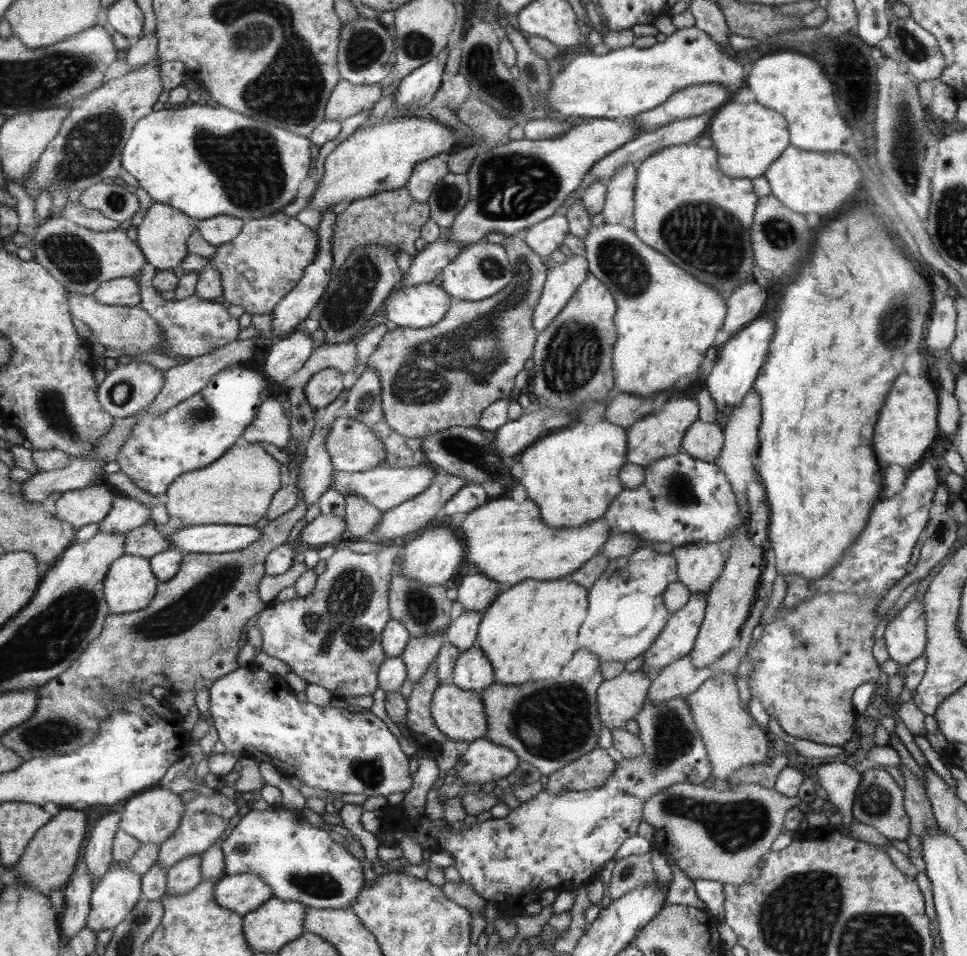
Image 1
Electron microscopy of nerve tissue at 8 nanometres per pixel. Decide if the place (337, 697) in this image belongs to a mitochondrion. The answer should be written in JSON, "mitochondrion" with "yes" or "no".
{"mitochondrion":"no"}

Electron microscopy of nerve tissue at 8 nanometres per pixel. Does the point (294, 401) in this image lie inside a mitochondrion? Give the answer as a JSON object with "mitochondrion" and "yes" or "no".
{"mitochondrion":"no"}

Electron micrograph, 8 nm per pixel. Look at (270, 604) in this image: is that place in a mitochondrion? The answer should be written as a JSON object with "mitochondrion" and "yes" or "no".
{"mitochondrion":"no"}

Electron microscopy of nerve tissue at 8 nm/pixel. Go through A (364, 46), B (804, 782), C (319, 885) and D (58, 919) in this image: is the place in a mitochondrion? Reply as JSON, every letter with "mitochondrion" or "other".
{"A":"mitochondrion","B":"other","C":"mitochondrion","D":"other"}

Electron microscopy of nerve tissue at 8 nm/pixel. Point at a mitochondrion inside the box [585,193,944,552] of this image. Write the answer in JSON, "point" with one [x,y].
{"point":[724,243]}

